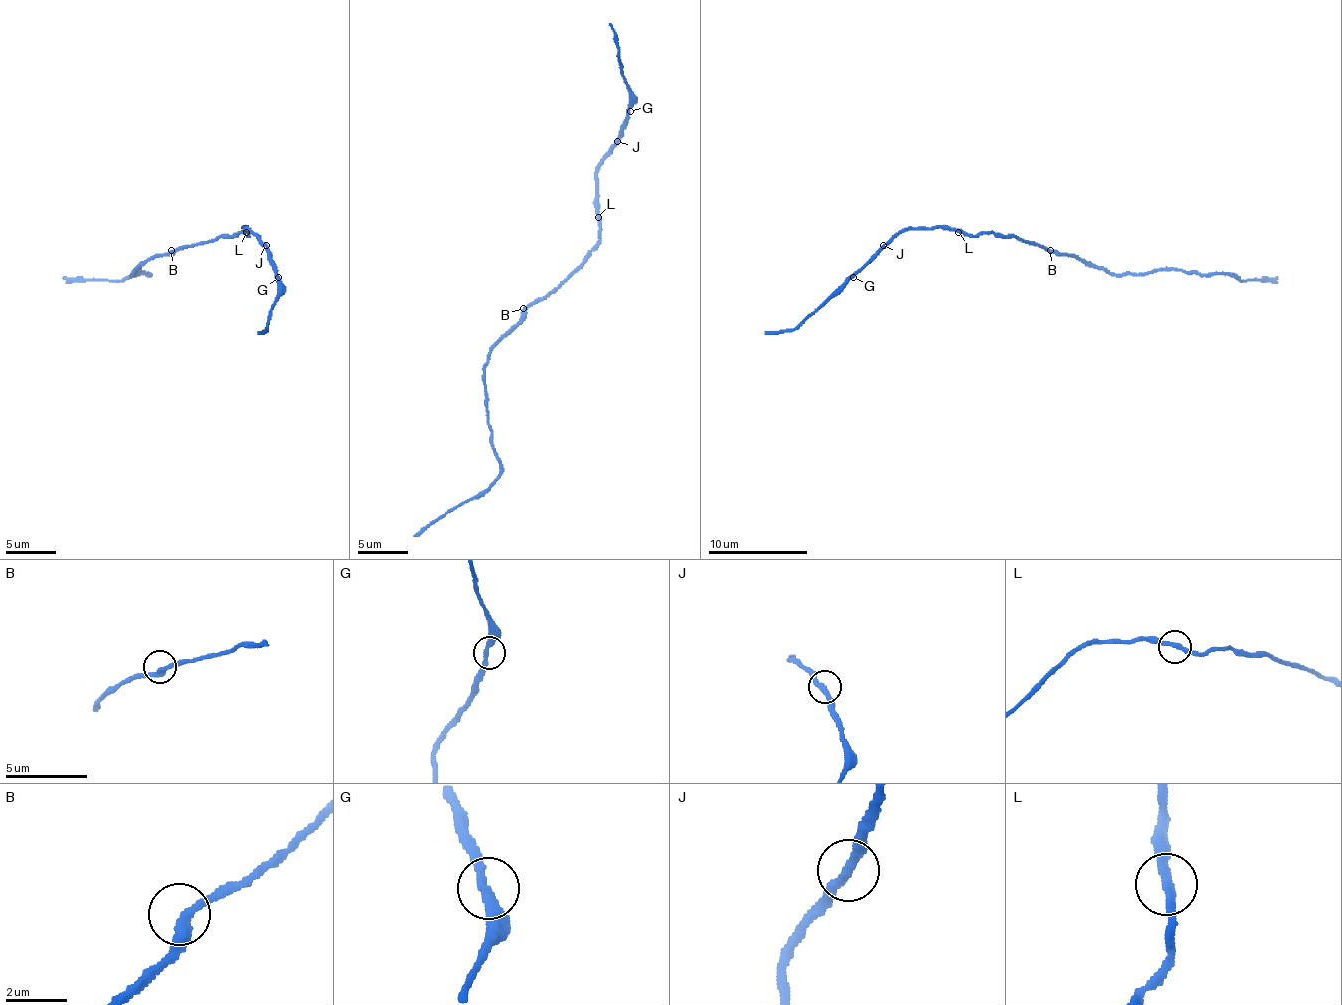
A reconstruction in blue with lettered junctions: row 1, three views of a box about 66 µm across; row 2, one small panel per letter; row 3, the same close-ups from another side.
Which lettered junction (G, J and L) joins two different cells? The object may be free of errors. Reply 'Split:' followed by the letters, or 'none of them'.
Split: none of them

